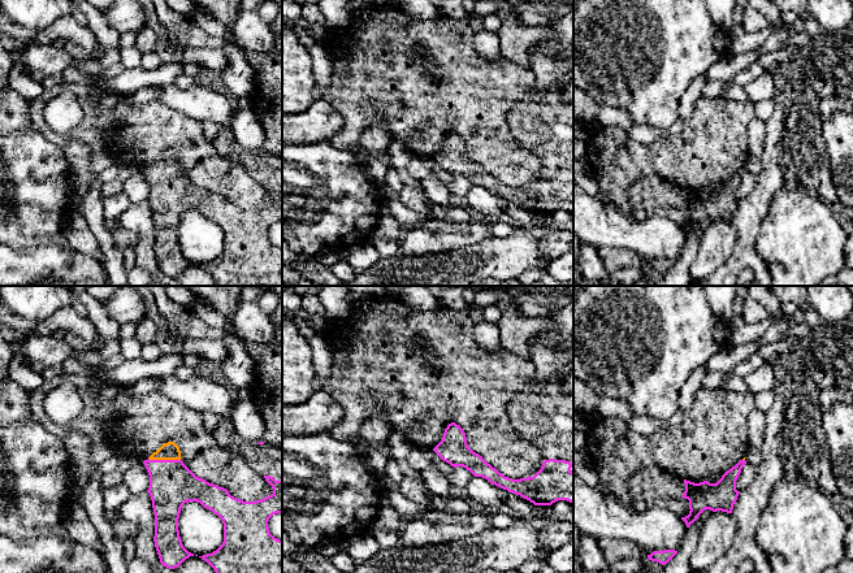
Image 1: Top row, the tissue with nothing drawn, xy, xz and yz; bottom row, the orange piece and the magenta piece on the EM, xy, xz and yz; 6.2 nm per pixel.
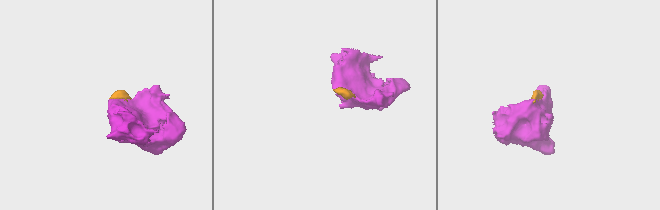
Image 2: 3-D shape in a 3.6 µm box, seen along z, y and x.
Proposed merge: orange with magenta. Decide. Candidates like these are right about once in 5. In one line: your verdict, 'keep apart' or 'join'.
join

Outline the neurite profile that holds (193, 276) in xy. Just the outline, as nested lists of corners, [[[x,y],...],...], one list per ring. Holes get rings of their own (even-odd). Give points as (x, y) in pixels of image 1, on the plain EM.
[[[190,265],[179,275],[170,278],[168,286],[217,286],[215,278],[199,265]]]

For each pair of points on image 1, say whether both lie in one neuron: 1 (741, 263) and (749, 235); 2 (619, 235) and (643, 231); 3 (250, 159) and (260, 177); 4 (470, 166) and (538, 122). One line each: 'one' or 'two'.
1: one
2: one
3: one
4: one

